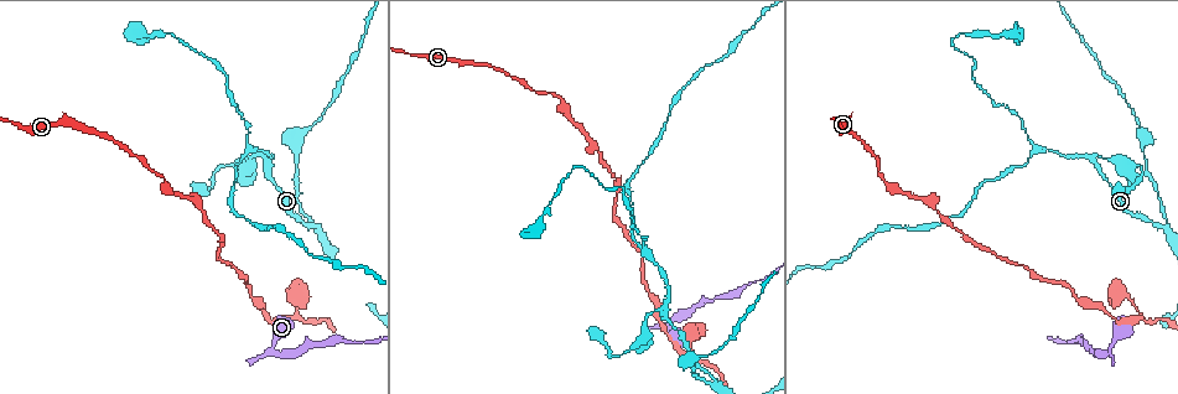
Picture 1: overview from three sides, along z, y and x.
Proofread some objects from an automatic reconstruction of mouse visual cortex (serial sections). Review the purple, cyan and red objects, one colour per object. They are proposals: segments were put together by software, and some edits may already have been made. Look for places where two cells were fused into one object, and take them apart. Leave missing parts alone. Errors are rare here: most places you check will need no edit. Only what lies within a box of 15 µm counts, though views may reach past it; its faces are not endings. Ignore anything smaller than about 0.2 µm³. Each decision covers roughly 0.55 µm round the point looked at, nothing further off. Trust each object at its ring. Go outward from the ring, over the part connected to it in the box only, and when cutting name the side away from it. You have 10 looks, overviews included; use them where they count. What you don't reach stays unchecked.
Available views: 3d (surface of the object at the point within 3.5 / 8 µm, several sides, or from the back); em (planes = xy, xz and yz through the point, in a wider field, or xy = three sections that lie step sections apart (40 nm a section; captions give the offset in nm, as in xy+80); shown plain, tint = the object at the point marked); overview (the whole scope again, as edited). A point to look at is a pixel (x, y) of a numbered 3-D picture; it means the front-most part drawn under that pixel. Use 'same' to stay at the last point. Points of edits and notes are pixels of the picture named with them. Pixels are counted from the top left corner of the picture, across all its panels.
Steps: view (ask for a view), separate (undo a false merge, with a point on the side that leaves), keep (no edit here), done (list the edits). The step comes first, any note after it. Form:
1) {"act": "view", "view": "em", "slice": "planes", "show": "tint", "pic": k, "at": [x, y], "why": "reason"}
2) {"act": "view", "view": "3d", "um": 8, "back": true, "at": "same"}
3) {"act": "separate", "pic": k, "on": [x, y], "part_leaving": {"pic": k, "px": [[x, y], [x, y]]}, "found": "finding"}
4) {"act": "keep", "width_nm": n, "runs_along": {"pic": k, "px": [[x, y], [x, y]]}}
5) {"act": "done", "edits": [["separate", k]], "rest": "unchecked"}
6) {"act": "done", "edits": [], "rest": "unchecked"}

{"act": "view", "view": "em", "slice": "xy", "step": 5, "show": "tint", "pic": 1, "at": [706, 355], "why": "sudden change in width"}

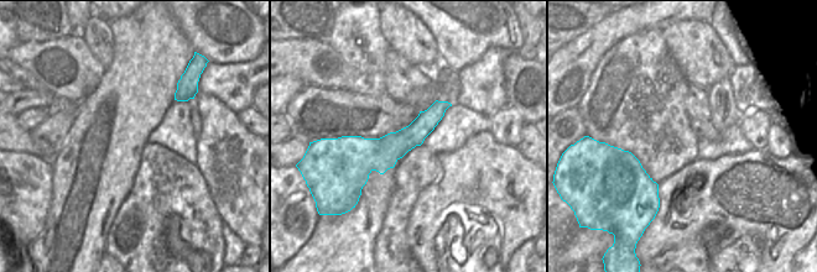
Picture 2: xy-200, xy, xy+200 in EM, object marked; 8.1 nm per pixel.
{"act": "view", "view": "3d", "um": 3.5, "at": "same"}

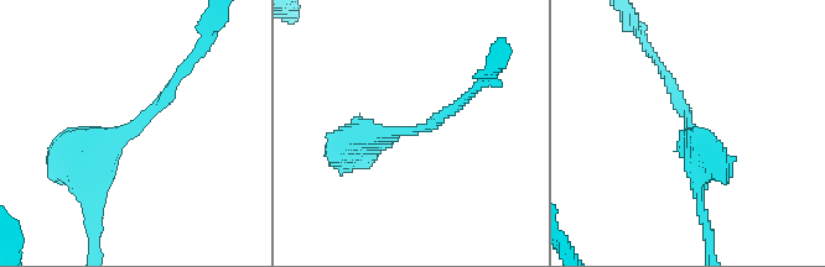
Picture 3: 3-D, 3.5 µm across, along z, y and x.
{"act": "keep", "runs_along": {"pic": 2, "px": [[445, 104], [389, 148], [344, 148]]}, "found": "one cell here"}

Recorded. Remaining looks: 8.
{"act": "view", "view": "3d", "um": 8, "pic": 1, "at": [1093, 160], "why": "sharp bend"}

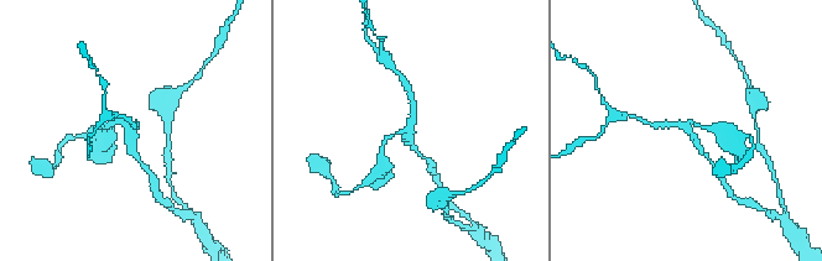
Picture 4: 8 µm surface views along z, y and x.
{"act": "view", "view": "3d", "um": 3.5, "back": true, "pic": 4, "at": [133, 132]}

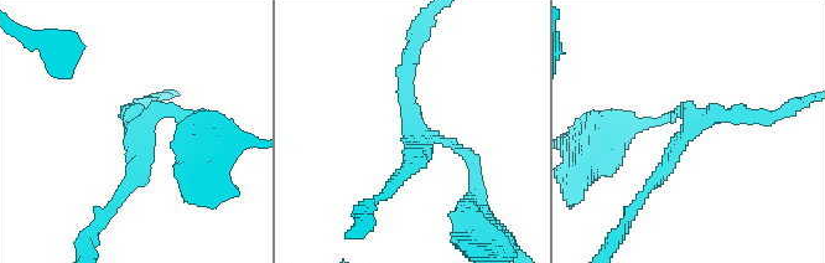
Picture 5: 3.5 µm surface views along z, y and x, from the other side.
{"act": "view", "view": "em", "slice": "xy", "step": 5, "show": "tint", "pic": 5, "at": [414, 129], "arms": 3, "arm_widths_nm": [100, 200, 200], "why": "need the tissue"}

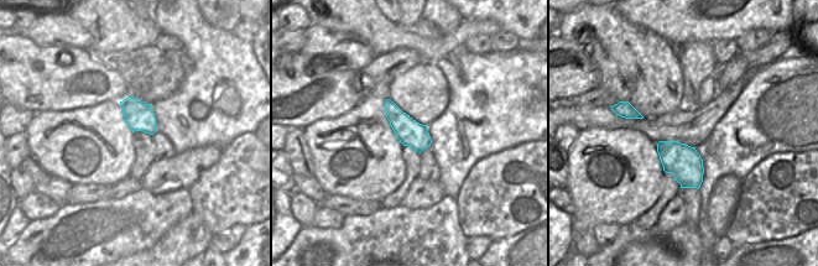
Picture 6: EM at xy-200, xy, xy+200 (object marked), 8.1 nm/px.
{"act": "keep", "runs_along": {"pic": 5, "px": [[646, 187], [702, 119], [769, 115]]}, "found": "all the same cell"}

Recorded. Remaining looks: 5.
{"act": "view", "view": "em", "slice": "xy", "step": 1, "show": "tint", "pic": 1, "at": [1104, 353]}

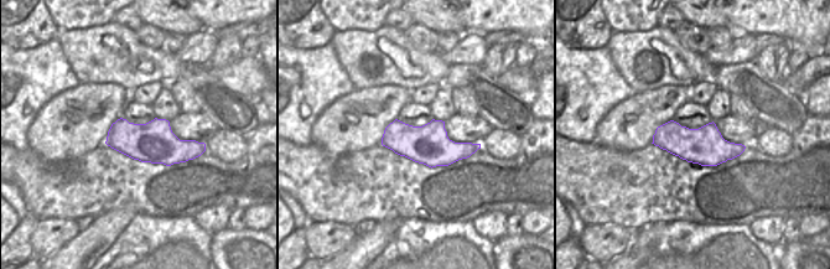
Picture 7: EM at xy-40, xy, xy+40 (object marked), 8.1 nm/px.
{"act": "view", "view": "3d", "um": 3.5, "at": "same", "why": "see where the arms go"}

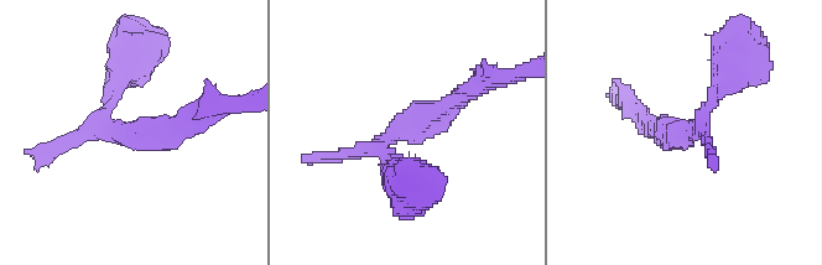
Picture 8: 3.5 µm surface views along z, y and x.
{"act": "keep", "runs_along": {"pic": 8, "px": [[399, 177], [380, 146], [468, 92]]}, "found": "continuous, no second cell"}

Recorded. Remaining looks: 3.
{"act": "view", "view": "3d", "um": 3.5, "pic": 1, "at": [644, 239], "why": "thin neck"}

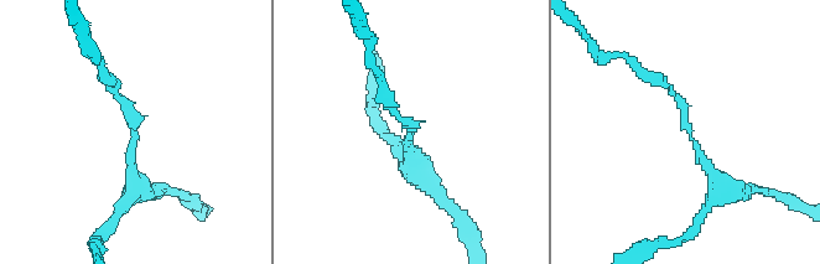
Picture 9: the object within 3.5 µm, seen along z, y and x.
{"act": "keep", "runs_along": {"pic": 9, "px": [[144, 191], [133, 180], [129, 107], [107, 77]]}, "found": "all the same cell"}

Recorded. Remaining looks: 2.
{"act": "done", "edits": [], "rest": "unchecked"}

